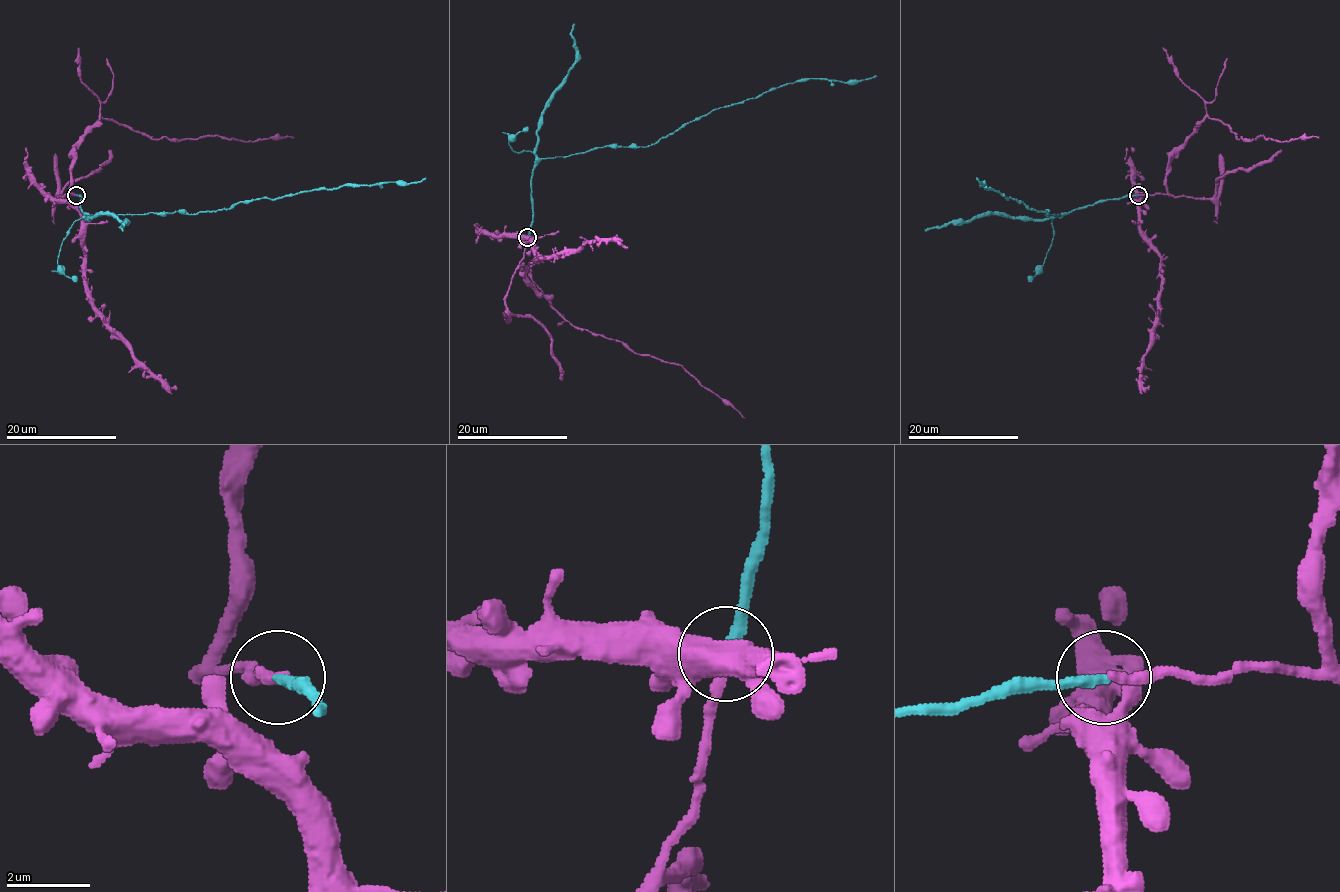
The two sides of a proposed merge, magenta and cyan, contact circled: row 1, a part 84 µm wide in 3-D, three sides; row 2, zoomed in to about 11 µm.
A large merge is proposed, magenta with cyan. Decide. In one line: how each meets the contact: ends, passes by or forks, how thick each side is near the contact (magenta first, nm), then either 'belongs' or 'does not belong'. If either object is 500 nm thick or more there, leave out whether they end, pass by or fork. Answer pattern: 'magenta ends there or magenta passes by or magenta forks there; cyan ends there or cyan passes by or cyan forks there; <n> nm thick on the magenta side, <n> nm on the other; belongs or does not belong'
magenta ends there; cyan ends there; 240 nm thick on the magenta side, 280 nm on the other; belongs

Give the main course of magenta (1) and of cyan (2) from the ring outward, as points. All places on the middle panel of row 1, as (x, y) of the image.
1: (528, 238), (519, 265), (532, 285), (570, 323), (619, 340), (638, 354), (681, 365), (744, 417)
2: (528, 236), (532, 172), (541, 159), (604, 147), (648, 147), (714, 109), (760, 97), (789, 83), (877, 76)

